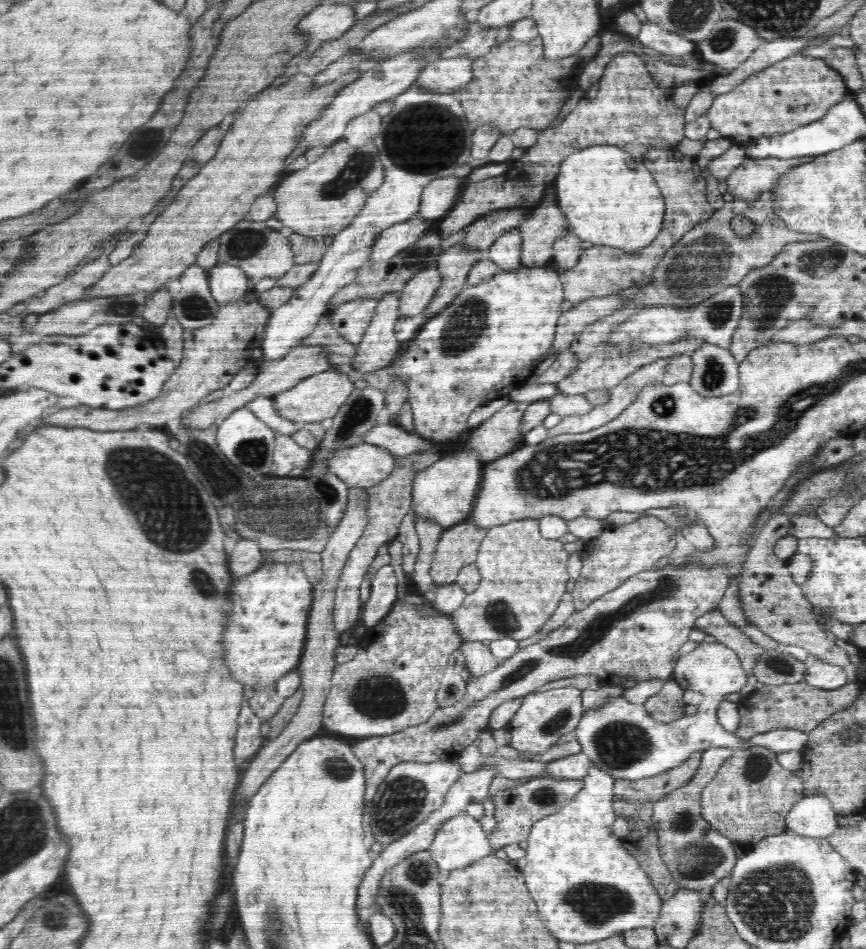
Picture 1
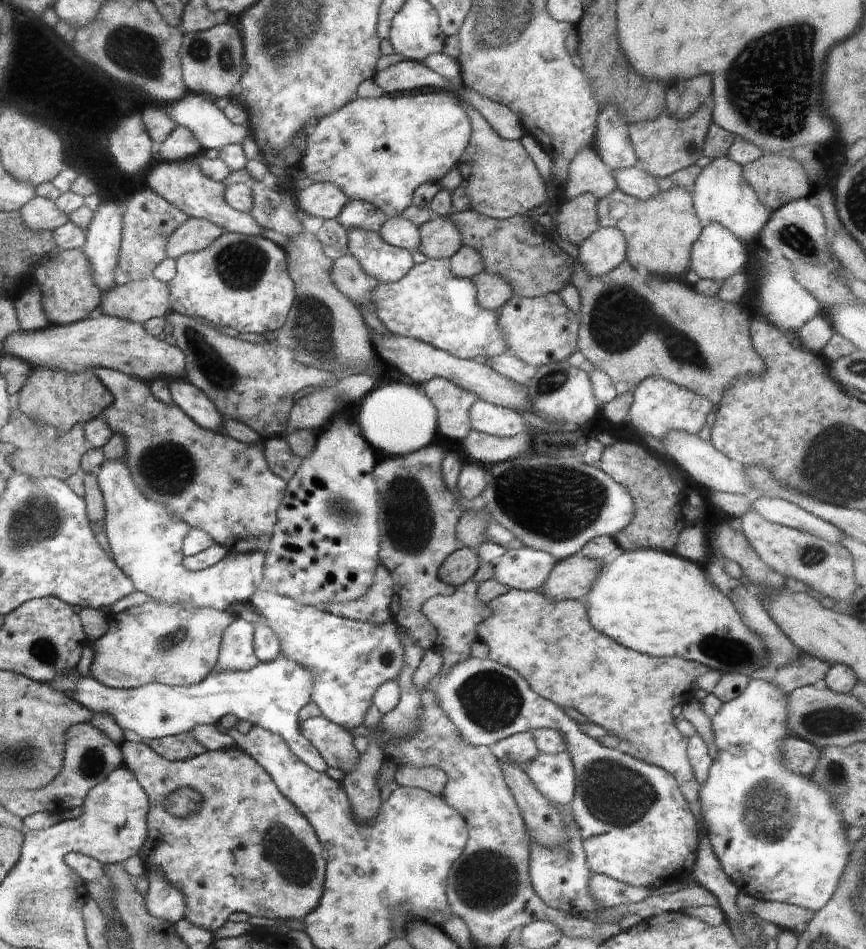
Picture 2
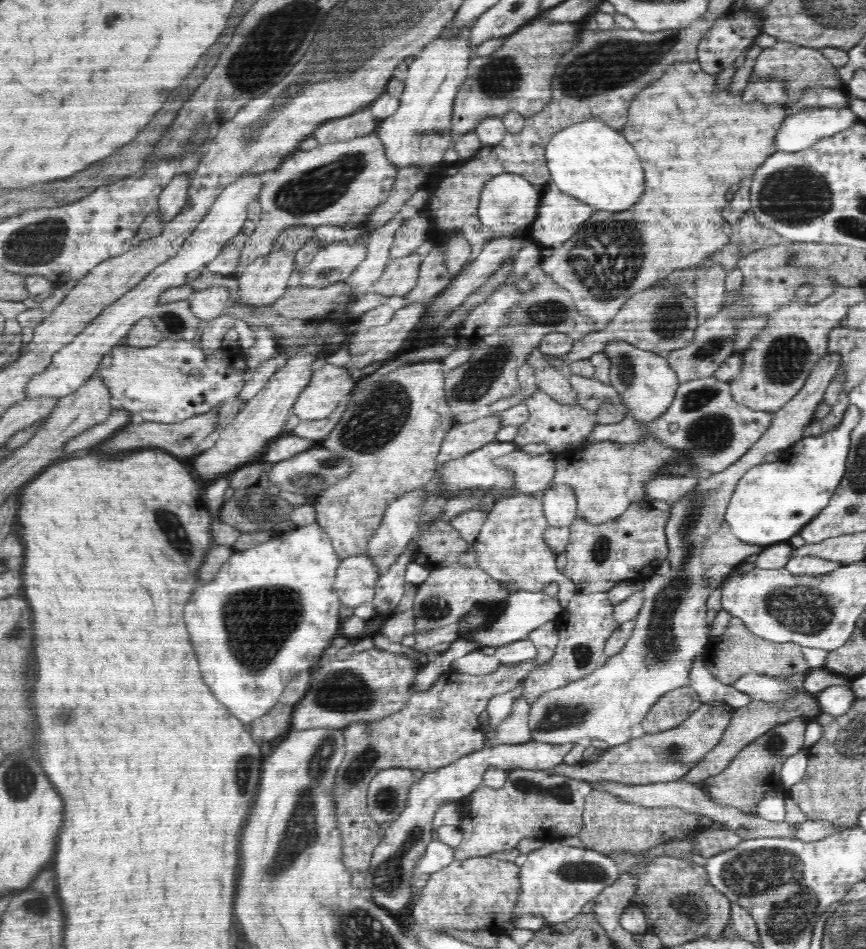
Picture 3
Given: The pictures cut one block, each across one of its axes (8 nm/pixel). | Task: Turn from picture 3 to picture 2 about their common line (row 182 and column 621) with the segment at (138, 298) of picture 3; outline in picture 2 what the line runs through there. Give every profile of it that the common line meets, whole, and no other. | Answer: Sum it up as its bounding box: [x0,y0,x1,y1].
[578,227,627,277]

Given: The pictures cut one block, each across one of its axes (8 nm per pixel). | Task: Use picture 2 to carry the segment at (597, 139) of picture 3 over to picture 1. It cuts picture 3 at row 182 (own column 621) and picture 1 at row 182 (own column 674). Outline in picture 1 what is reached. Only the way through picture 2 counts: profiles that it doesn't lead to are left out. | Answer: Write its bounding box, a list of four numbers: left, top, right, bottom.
[556,144,665,252]

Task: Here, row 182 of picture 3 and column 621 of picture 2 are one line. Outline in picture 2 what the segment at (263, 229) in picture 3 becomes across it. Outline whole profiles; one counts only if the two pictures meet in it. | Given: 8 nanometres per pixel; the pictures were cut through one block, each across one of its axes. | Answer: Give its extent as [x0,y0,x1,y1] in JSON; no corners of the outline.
[569,258,766,404]

